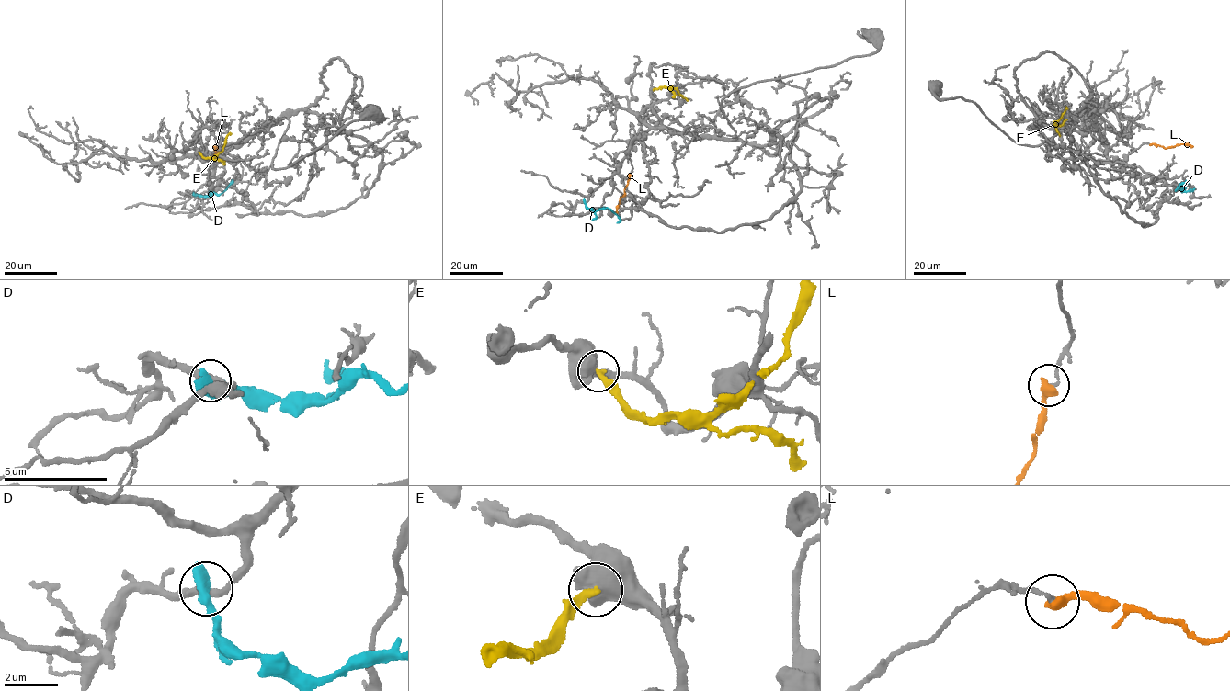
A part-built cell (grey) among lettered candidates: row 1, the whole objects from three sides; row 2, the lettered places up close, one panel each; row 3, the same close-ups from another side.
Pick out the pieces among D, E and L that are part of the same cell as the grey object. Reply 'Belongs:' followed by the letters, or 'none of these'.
Belongs: none of these

